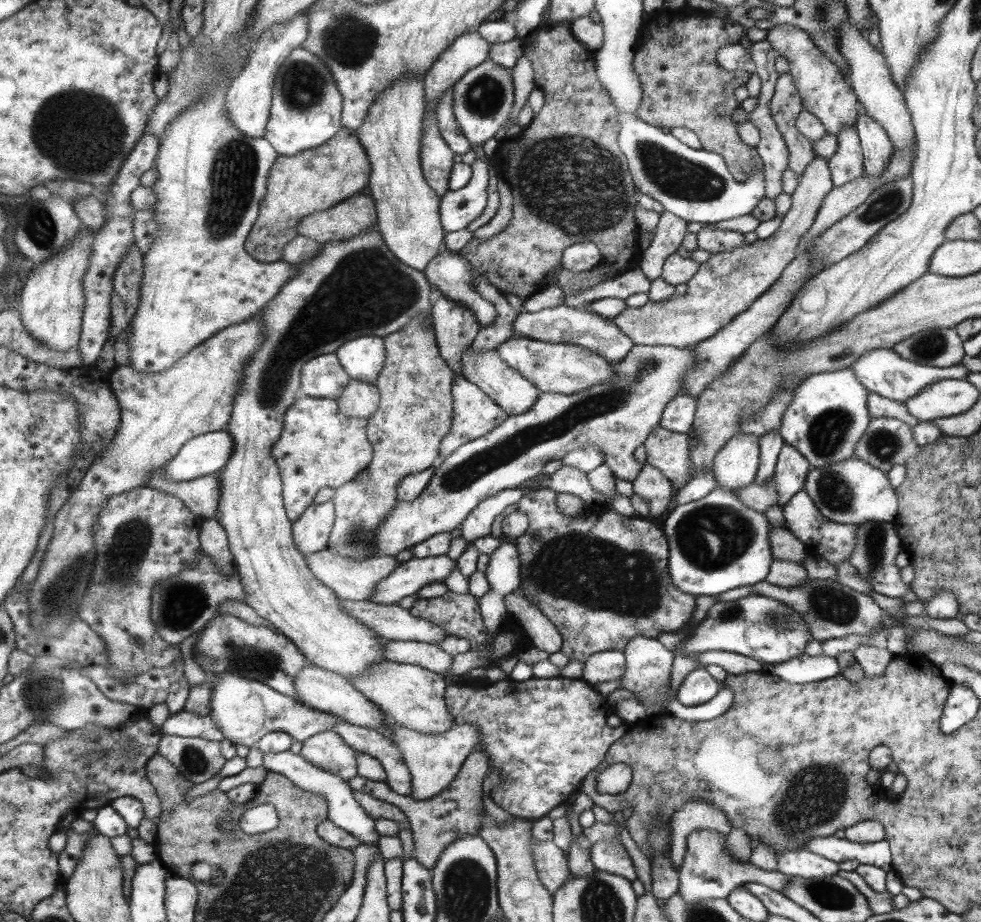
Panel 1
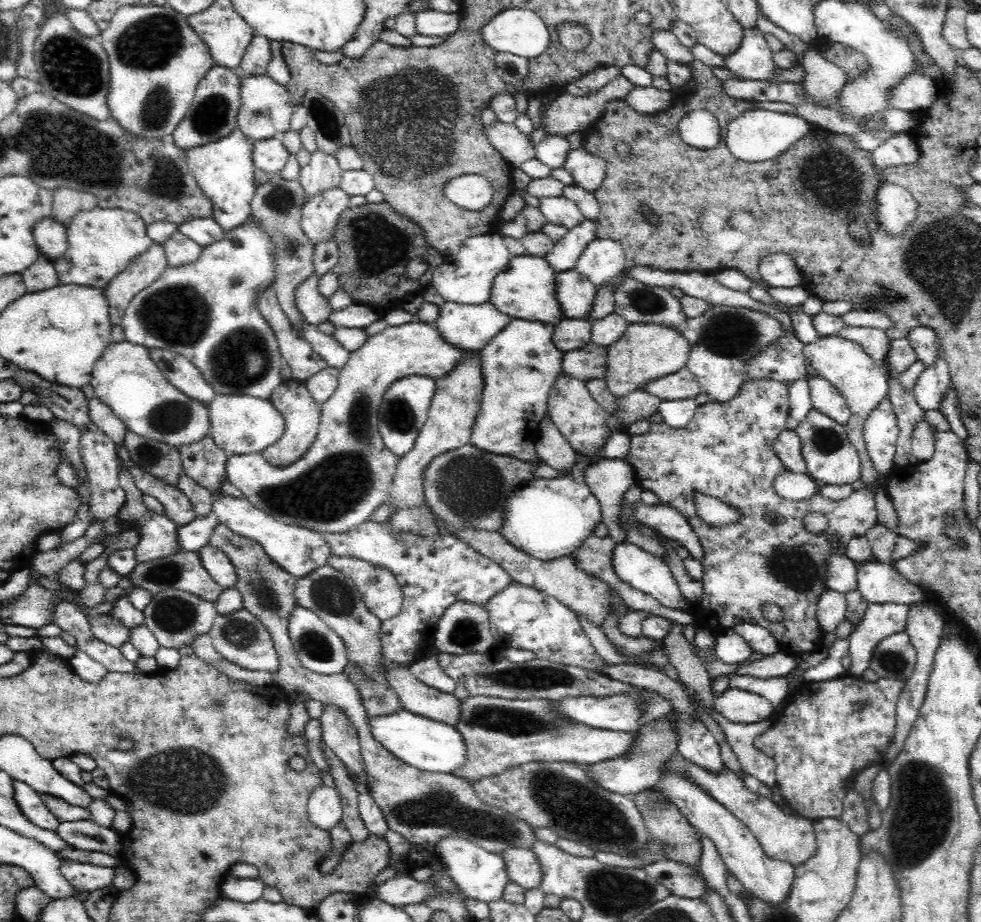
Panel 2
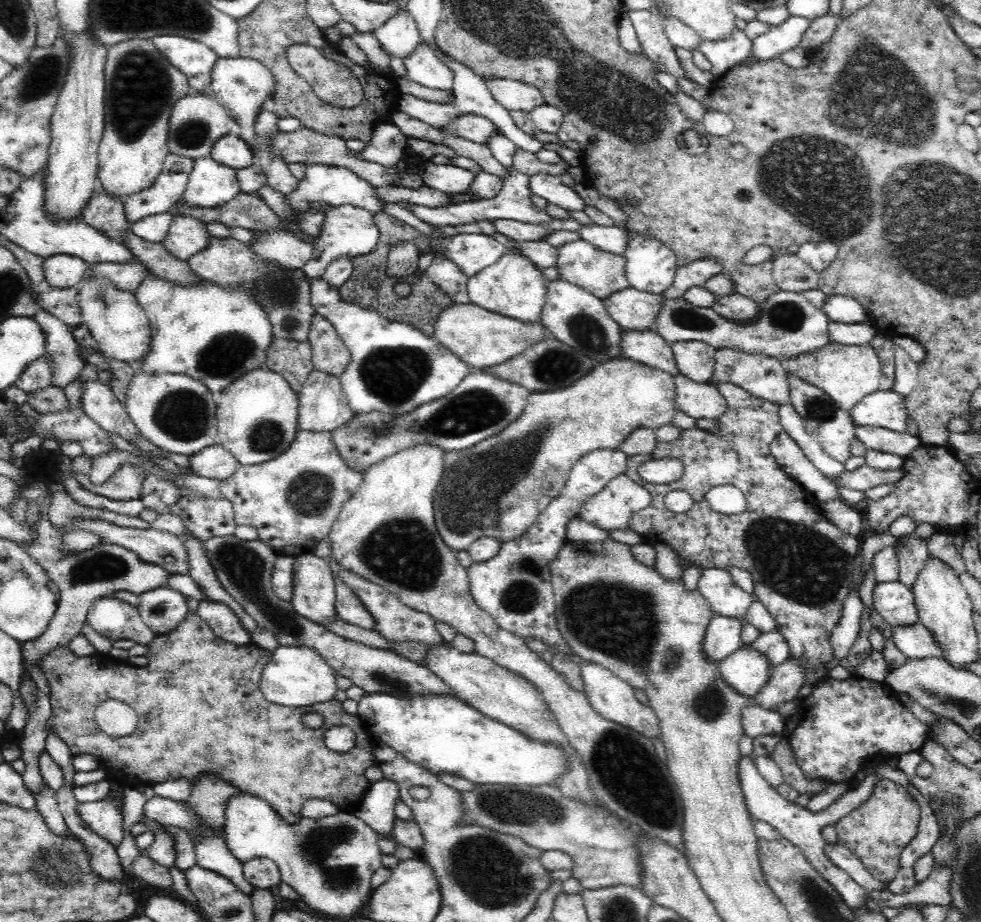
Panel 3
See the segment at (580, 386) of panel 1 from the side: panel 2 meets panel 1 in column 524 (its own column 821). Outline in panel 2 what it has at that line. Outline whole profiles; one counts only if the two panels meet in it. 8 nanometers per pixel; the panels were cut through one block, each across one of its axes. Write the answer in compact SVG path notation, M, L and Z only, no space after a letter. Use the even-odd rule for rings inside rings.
M839 335L819 337L816 342L805 346L803 354L807 361L806 377L820 377L830 382L834 388L841 392L846 400L852 412L852 417L844 427L847 429L848 438L850 438L860 457L862 482L864 482L865 486L874 487L879 475L874 469L865 445L863 424L867 417L877 408L877 405L884 398L887 398L889 391L887 374L874 364L870 356L858 344Z

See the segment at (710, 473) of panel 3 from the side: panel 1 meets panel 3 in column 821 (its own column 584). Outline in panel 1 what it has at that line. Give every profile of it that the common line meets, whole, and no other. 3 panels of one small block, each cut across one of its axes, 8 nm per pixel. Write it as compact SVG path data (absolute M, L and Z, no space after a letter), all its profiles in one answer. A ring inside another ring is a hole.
M536 489L529 490L519 501L515 504L506 506L491 523L490 536L494 539L504 539L501 530L501 521L513 511L519 511L527 516L527 529L521 536L517 536L512 541L516 545L519 552L519 559L521 560L521 586L518 590L529 598L529 602L533 602L534 606L539 608L541 614L555 626L558 630L558 634L561 634L561 648L558 649L563 656L567 657L567 660L575 660L579 664L583 664L589 655L594 652L601 651L622 651L623 647L629 642L629 639L633 637L647 637L657 638L664 632L673 632L681 630L681 627L686 626L688 621L692 617L692 613L696 610L696 597L691 594L681 592L679 588L672 582L672 576L668 572L668 539L664 536L664 531L655 527L649 521L645 521L643 518L628 517L616 513L611 507L603 505L602 503L593 503L585 507L585 513L578 517L569 517L560 514L559 506L556 504L556 492L551 489Z

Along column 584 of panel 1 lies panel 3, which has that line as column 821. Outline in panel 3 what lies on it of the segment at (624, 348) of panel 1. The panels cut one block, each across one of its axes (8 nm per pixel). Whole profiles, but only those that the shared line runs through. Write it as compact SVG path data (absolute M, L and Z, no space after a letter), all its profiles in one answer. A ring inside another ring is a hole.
M778 290L758 304L758 314L750 322L733 322L720 316L712 307L698 308L682 297L674 300L664 298L653 330L670 346L680 341L700 341L716 351L731 348L744 354L770 355L782 365L787 360L828 346L831 343L830 321L822 309L804 298L803 293Z

